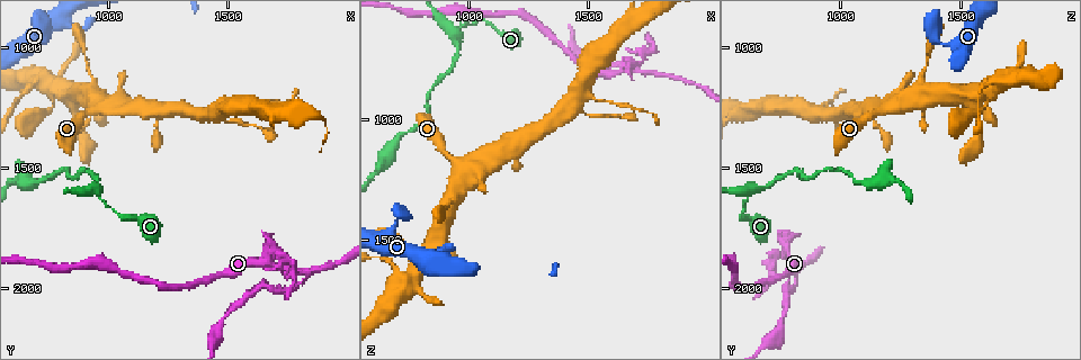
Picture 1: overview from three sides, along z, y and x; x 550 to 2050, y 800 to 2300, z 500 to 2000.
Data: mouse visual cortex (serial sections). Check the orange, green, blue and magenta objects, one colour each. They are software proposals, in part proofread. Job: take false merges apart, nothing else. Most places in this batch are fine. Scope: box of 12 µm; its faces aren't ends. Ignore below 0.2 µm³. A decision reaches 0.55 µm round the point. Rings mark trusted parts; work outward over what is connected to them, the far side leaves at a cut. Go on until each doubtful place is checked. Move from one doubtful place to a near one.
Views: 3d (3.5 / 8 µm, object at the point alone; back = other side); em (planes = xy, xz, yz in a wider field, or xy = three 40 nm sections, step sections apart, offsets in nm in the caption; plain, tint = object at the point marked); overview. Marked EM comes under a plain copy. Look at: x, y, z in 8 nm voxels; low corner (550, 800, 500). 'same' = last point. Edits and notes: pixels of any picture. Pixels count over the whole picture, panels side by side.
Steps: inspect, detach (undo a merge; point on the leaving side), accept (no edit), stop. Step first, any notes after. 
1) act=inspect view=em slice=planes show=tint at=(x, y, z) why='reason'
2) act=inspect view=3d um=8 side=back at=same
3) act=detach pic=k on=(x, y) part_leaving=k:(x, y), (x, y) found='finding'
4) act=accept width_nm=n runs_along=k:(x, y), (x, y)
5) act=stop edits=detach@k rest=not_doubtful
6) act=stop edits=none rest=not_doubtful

act=inspect view=3d um=3.5 at=(1670, 1870, 780) why='sudden change in width'

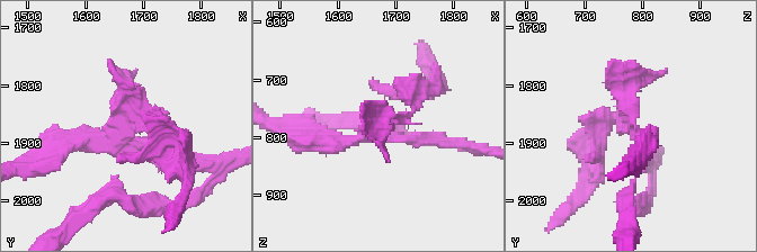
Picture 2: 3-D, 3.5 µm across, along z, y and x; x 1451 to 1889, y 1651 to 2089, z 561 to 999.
act=inspect view=em slice=planes show=tint at=(1665, 1880, 785) why='shape alone is not enough'

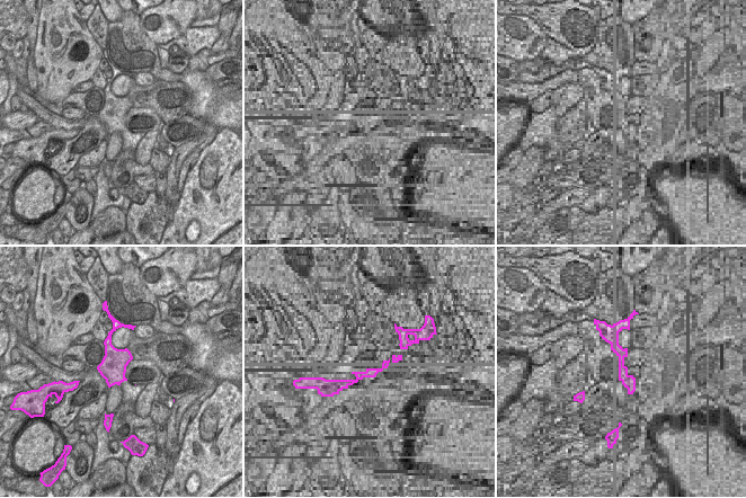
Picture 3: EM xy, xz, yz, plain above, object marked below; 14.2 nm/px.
act=detach pic=2 on=(605, 120) found='a second cell is stuck on'

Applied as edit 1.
act=inspect view=3d um=8 side=back at=(960, 1600, 630) why='small branch off a trunk'

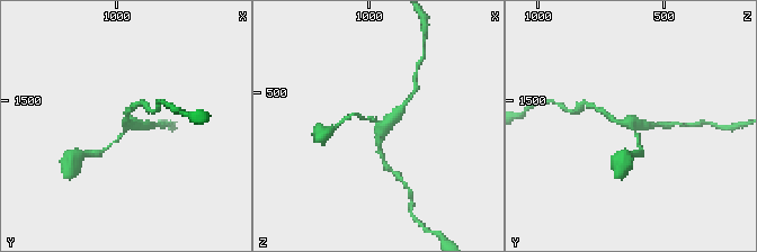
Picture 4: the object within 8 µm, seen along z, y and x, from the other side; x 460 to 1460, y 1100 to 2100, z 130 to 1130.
act=inspect view=em slice=xy step=1 show=tint at=(950, 1610, 640)

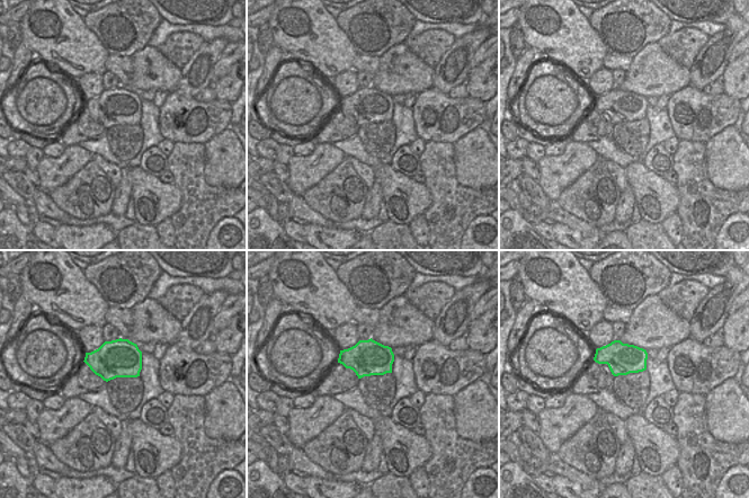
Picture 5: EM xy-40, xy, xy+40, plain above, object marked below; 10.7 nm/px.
act=accept width_nm=380 runs_along=4:(640, 149), (629, 124), (602, 110) found='all the same cell'

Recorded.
act=inspect view=3d um=3.5 at=(1830, 1940, 800) why='thin neck'

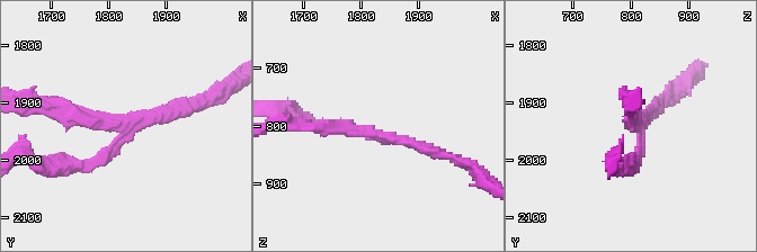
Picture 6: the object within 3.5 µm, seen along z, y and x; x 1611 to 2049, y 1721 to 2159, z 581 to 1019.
act=inspect view=em slice=xy step=5 show=tint at=(1820, 1945, 810) arms=3 arm_widths_nm=100,150,150

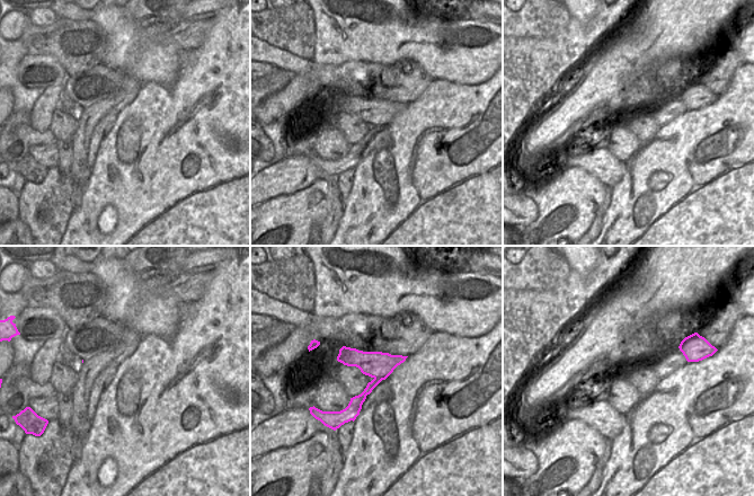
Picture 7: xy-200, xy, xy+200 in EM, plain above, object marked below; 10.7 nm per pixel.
act=detach pic=6 on=(91, 165) part_leaving=6:(119, 141), (103, 159), (58, 169), (29, 159) found='two cells meet here'

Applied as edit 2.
act=inspect view=3d um=8 at=(770, 1200, 1630) why='four-way junction'

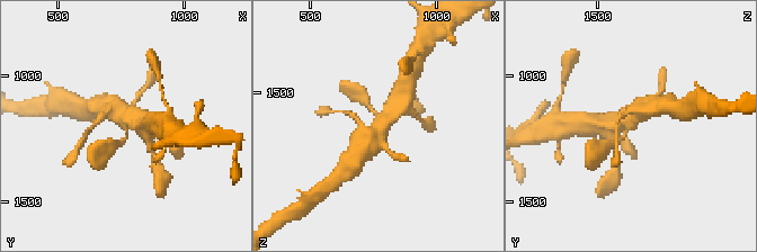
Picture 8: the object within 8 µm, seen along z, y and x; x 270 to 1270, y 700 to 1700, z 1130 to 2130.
act=inspect view=em slice=xy step=2 show=tint at=(770, 1190, 1620) why='need the tissue'

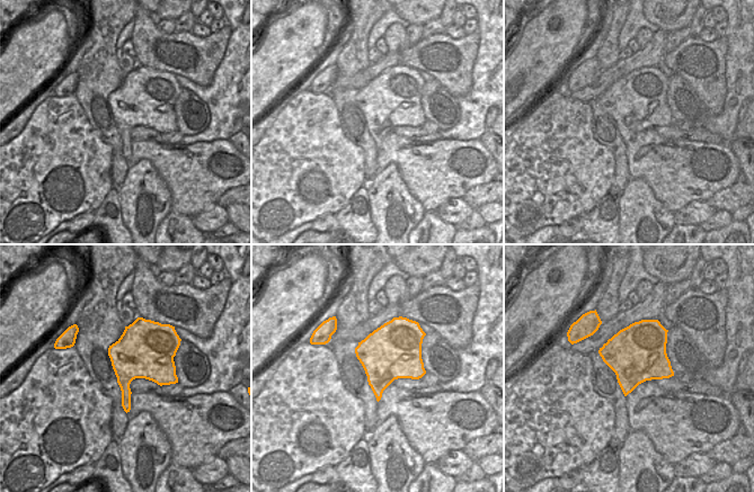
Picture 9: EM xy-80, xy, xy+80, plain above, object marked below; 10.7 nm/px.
act=accept runs_along=8:(402, 102), (368, 136), (366, 149) found='continuous, no second cell'

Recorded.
act=stop edits=detach@2,detach@6 rest=not_doubtful

